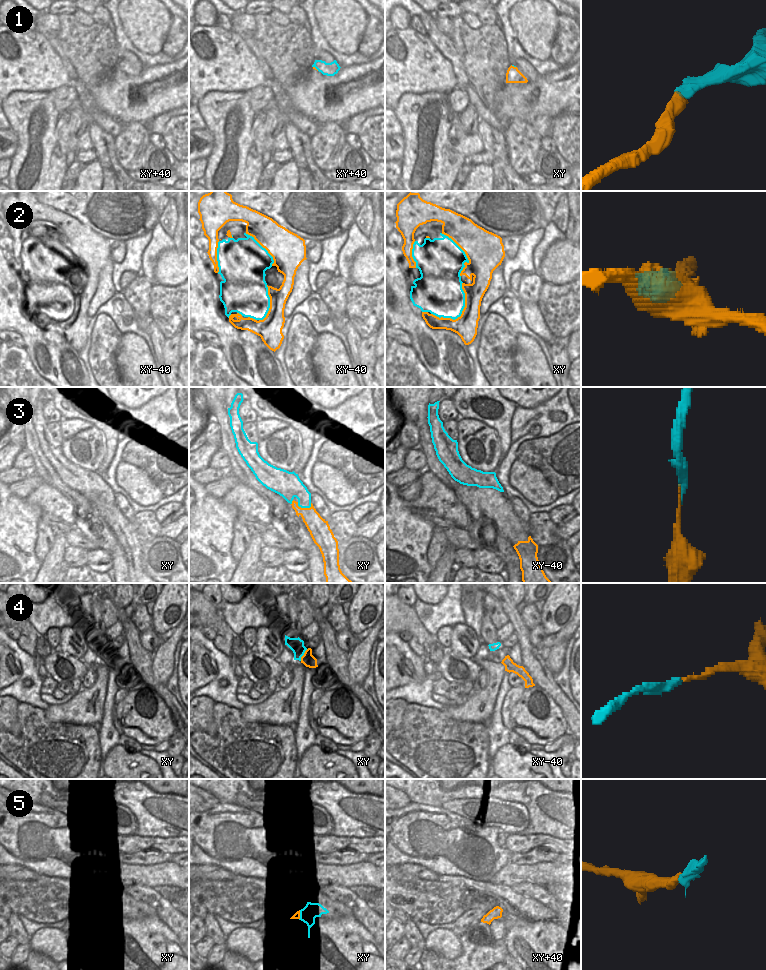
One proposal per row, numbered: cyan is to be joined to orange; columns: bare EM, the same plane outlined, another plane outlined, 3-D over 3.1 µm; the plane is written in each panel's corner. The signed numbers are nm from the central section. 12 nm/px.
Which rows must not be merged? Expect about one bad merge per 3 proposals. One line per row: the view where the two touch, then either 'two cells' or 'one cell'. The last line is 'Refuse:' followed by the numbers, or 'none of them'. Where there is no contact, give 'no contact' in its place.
1: meets orange in xy+40; one cell
2: meets orange in xy; one cell
3: meets orange in xy; one cell
4: meets orange in xy; one cell
5: meets orange in xy; one cell
Refuse: none of them

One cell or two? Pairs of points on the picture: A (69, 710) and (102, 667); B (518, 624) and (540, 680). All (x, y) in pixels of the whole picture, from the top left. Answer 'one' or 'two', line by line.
A: one
B: one

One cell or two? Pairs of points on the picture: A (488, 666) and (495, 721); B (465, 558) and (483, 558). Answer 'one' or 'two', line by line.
A: two
B: two

